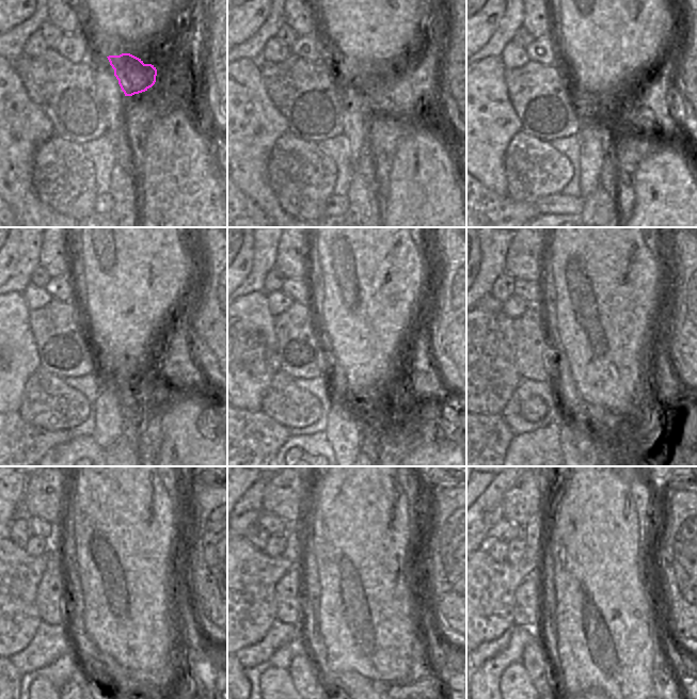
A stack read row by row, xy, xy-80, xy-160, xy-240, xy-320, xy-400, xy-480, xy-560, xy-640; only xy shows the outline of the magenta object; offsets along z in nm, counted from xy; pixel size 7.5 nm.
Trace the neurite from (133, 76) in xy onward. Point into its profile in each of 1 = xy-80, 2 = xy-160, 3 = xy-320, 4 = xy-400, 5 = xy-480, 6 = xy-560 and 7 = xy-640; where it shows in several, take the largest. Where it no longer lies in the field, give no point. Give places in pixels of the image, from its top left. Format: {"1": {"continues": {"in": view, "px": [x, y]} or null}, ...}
{"1": {"continues": {"in": "xy-80", "px": [374, 84]}}, "2": {"continues": {"in": "xy-160", "px": [640, 115]}}, "3": {"continues": {"in": "xy-320", "px": [422, 374]}}, "4": {"continues": {"in": "xy-400", "px": [662, 376]}}, "5": {"continues": {"in": "xy-480", "px": [192, 634]}}, "6": {"continues": {"in": "xy-560", "px": [438, 654]}}, "7": {"continues": {"in": "xy-640", "px": [671, 650]}}}

